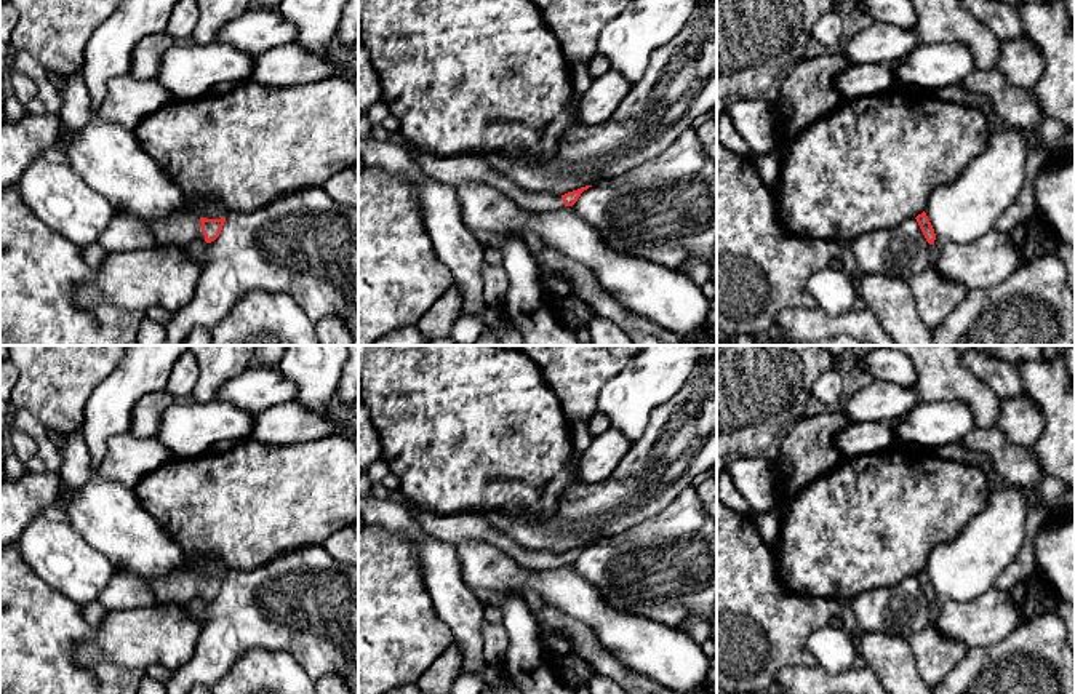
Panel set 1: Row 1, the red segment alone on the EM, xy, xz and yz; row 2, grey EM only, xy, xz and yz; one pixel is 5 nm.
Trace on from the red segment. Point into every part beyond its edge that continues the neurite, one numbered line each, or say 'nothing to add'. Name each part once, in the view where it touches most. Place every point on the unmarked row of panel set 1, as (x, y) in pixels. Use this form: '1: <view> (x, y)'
1: xy (179, 586)

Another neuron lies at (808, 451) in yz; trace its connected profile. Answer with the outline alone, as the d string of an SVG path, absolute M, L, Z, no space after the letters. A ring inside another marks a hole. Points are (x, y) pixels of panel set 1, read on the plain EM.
M835 409L793 424L779 441L776 491L781 518L784 509L813 481L832 473L845 461L835 446L835 437L848 425L851 422L845 413Z

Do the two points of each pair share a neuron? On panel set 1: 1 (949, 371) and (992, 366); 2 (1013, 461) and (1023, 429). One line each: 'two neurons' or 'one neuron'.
1: two neurons
2: two neurons

